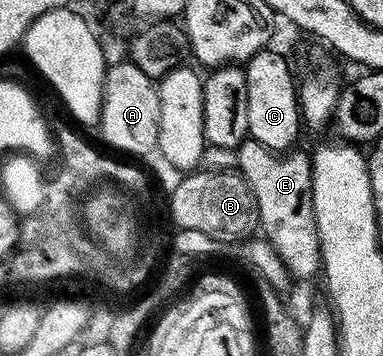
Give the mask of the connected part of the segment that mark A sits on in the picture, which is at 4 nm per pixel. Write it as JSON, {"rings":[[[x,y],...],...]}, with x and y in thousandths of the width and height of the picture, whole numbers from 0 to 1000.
{"rings":[[[324,163],[313,180],[292,177],[279,194],[279,216],[269,233],[269,295],[264,298],[264,320],[258,323],[258,346],[253,351],[253,368],[269,379],[269,393],[290,416],[303,416],[311,427],[334,427],[342,444],[358,444],[347,438],[373,438],[373,444],[392,441],[394,430],[407,424],[415,413],[415,346],[420,343],[420,275],[415,272],[415,253],[407,228],[389,208],[379,208],[379,197],[368,197],[339,166]]]}

